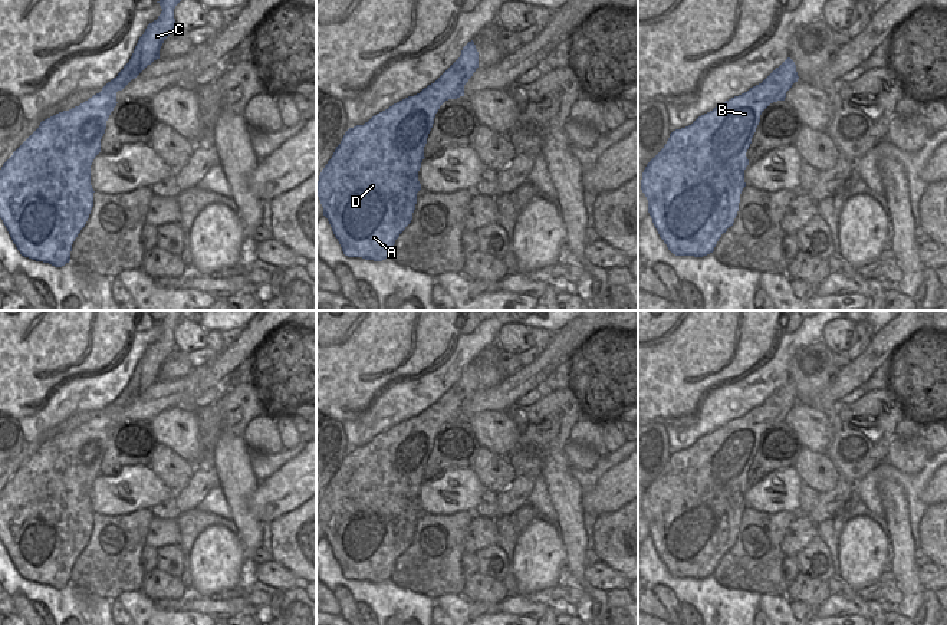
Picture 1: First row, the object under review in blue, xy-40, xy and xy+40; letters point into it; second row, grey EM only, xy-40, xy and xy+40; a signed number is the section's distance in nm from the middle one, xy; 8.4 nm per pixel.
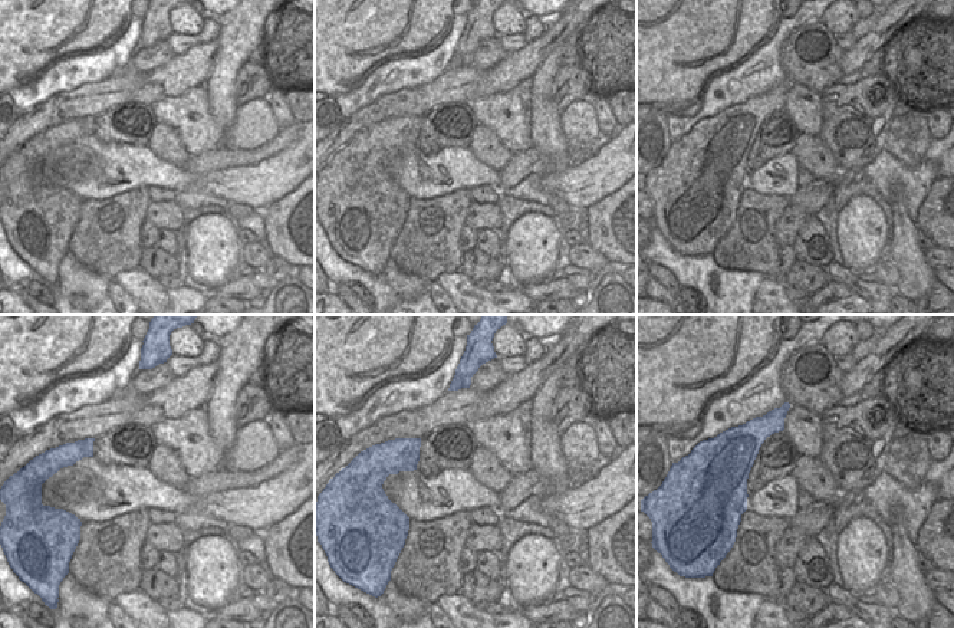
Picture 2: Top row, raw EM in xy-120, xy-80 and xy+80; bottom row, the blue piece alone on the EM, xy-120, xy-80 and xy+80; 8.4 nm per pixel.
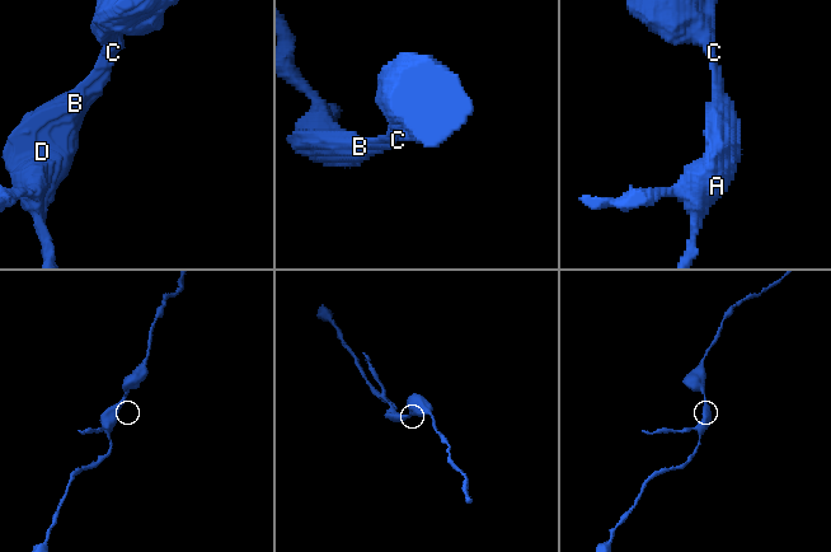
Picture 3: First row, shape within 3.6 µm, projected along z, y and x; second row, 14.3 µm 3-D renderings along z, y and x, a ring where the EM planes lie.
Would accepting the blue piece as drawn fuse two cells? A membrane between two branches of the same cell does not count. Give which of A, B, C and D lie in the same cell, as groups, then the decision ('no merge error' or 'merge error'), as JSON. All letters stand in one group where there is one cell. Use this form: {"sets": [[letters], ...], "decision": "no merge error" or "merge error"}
{"sets": [["A", "B", "C", "D"]], "decision": "no merge error"}

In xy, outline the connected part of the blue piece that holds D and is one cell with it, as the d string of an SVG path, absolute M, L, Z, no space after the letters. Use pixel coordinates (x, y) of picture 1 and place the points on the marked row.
M471 40L434 83L345 132L316 182L323 216L345 256L374 261L391 257L395 240L412 220L421 190L418 171L435 114L445 101L464 96L464 85L477 68L479 52Z

